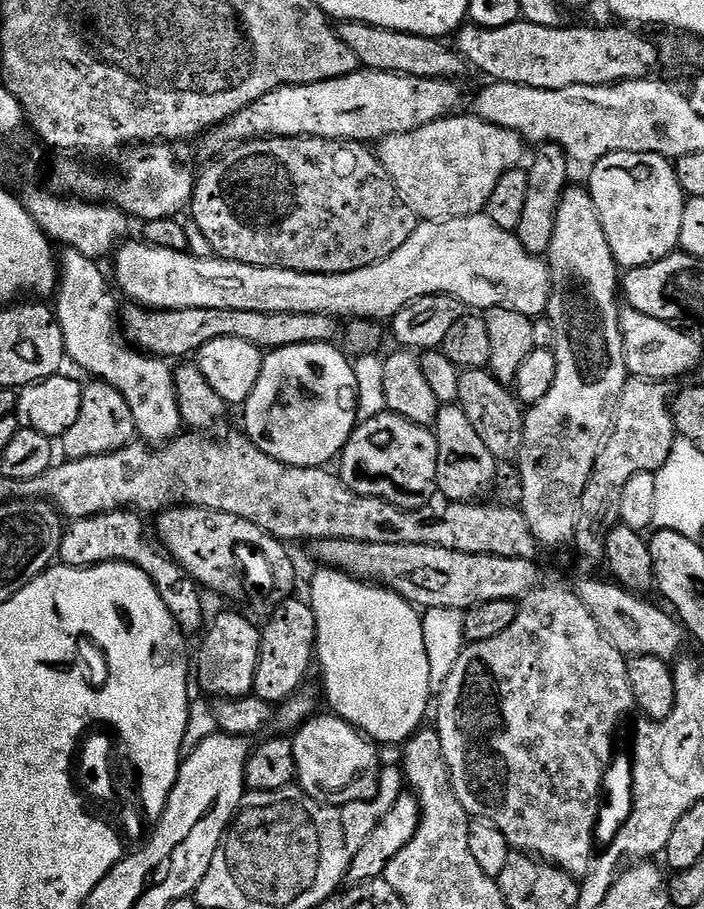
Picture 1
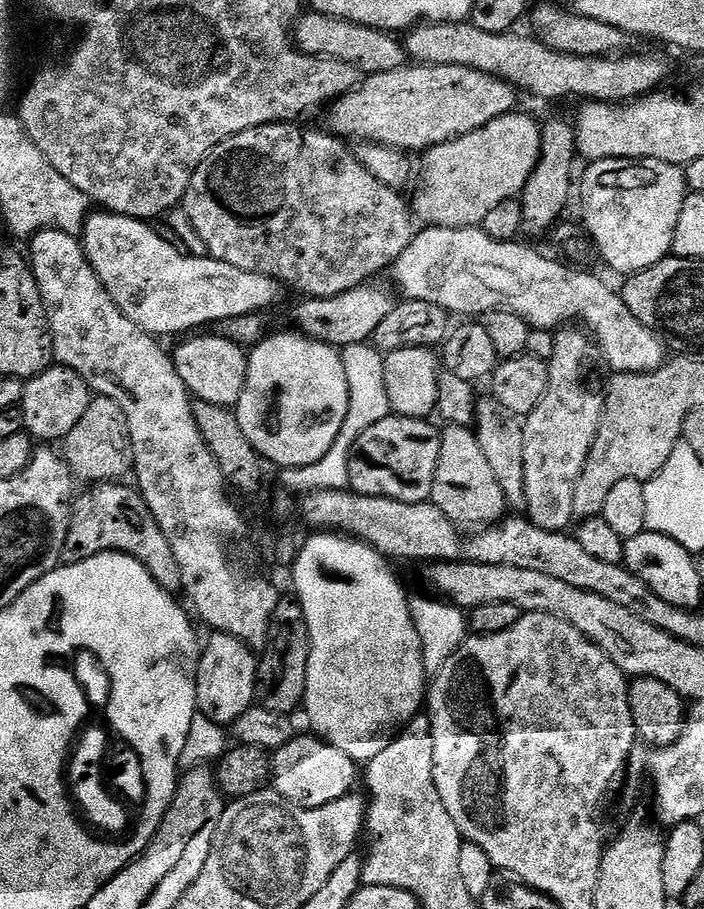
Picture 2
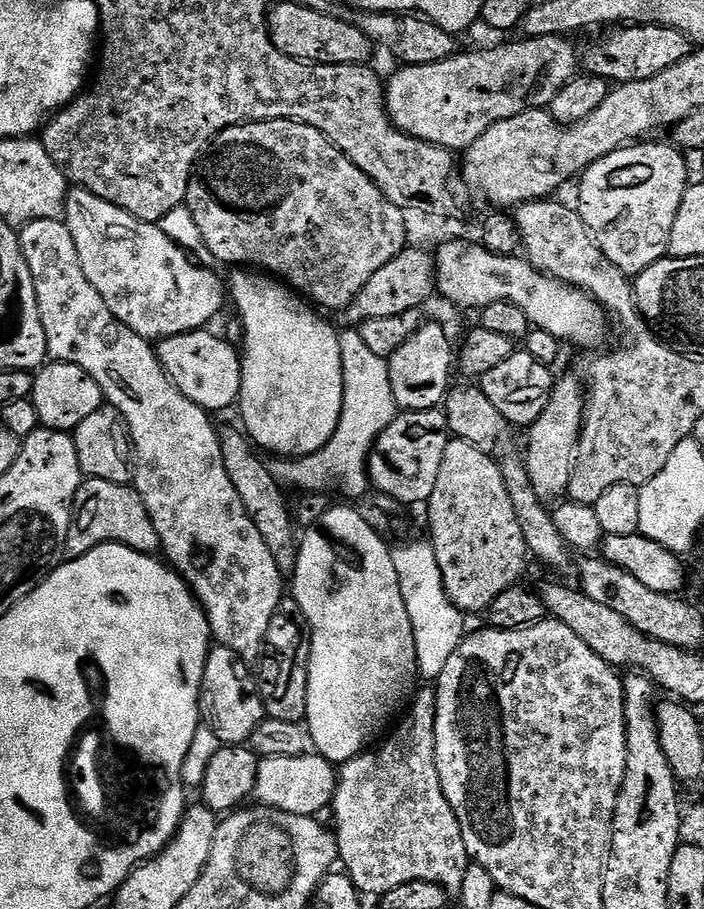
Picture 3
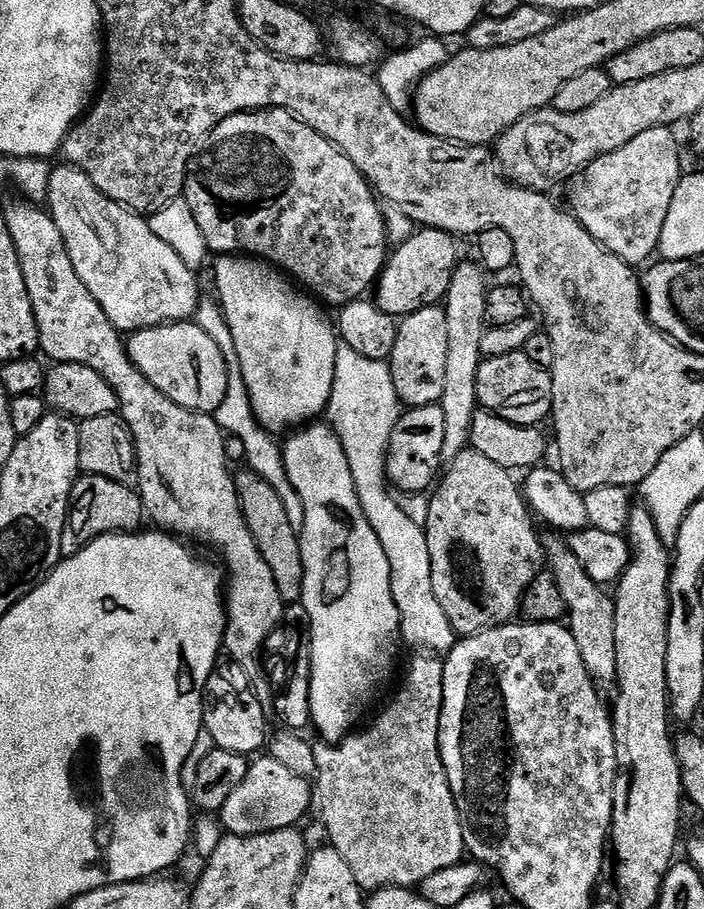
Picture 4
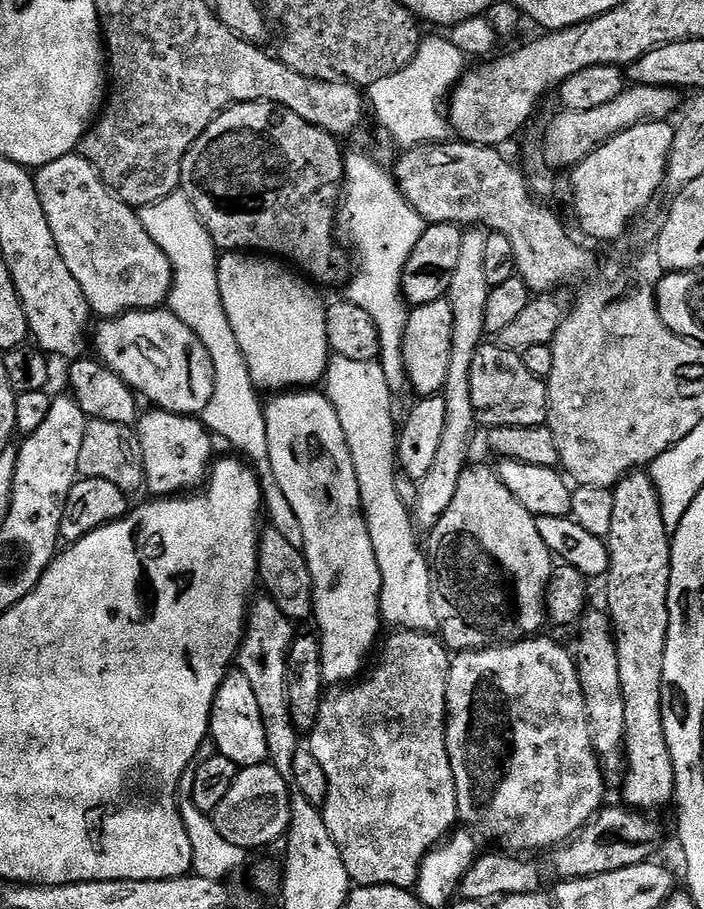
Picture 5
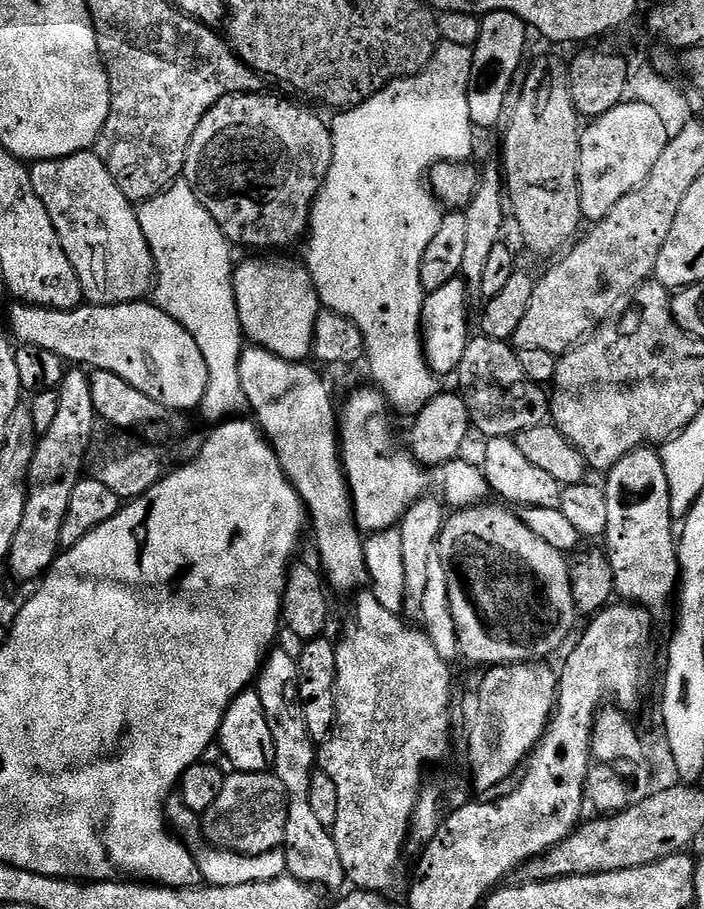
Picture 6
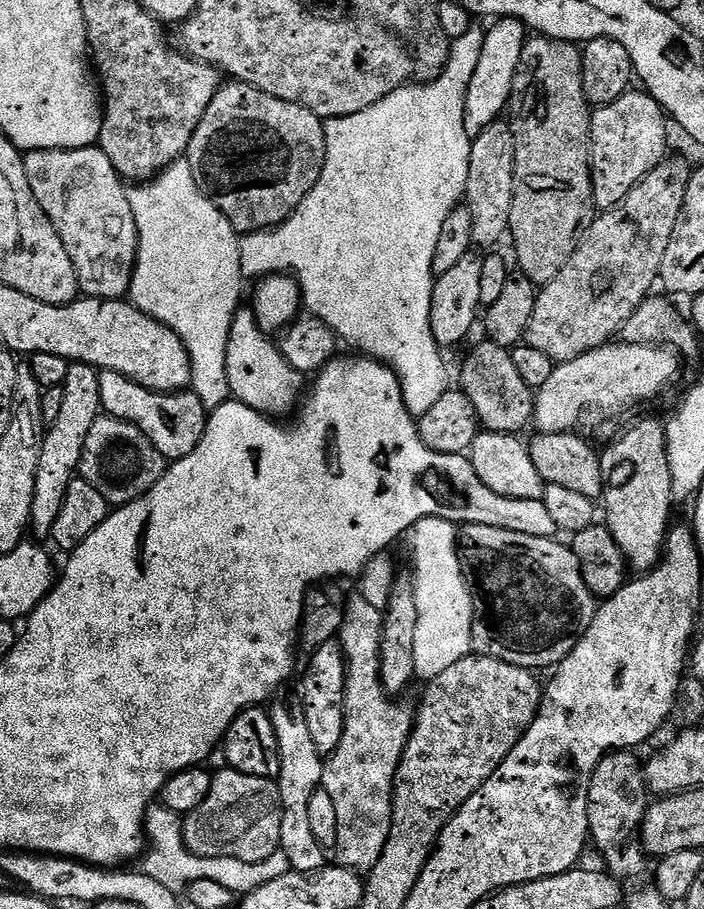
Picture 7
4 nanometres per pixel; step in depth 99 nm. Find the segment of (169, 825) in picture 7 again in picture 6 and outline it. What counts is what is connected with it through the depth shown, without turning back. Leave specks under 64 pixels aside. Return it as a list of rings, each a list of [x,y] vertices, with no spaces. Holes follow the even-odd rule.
[[[179,794],[168,797],[164,806],[164,815],[171,831],[187,846],[188,853],[194,858],[201,877],[208,884],[214,886],[246,886],[250,882],[273,880],[285,875],[288,871],[288,863],[283,847],[270,850],[266,854],[243,856],[241,852],[228,852],[225,848],[218,848],[209,844],[204,839],[201,817],[194,810],[190,810],[190,806],[186,806],[186,802],[182,802]]]

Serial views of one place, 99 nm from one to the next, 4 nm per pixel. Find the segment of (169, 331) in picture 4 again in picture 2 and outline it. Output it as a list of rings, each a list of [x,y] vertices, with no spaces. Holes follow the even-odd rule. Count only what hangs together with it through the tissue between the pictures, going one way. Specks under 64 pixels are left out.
[[[204,334],[193,335],[188,338],[193,340],[178,345],[176,352],[174,348],[178,378],[182,378],[182,382],[196,400],[217,404],[223,408],[232,408],[240,400],[242,390],[246,386],[248,352],[233,340],[226,339],[223,334],[200,335]]]

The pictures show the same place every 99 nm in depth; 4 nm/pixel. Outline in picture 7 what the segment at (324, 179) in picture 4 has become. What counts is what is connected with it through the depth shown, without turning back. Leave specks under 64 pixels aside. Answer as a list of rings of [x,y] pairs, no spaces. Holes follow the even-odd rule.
[[[224,82],[198,122],[186,153],[198,186],[212,199],[237,234],[276,228],[310,194],[326,162],[325,121],[301,104],[282,102],[249,84]]]

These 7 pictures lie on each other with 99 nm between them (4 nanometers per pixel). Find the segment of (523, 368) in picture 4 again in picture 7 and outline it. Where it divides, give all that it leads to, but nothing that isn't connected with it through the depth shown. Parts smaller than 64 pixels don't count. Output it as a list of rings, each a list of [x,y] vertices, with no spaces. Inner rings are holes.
[[[481,339],[481,344],[464,360],[458,372],[458,388],[470,398],[479,427],[485,432],[523,433],[527,424],[533,423],[536,414],[534,389],[526,386],[525,380],[514,366],[509,349],[498,346],[493,340]]]

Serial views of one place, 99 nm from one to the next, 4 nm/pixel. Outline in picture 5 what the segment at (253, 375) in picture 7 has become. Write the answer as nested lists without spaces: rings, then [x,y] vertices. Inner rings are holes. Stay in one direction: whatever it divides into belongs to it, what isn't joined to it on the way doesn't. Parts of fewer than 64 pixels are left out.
[[[290,390],[285,394],[273,396],[276,397],[269,404],[267,401],[262,412],[264,440],[268,443],[268,464],[272,467],[272,476],[276,479],[281,494],[284,495],[283,501],[294,510],[295,517],[303,529],[303,553],[312,579],[312,610],[322,646],[322,674],[325,685],[344,686],[355,681],[365,671],[381,639],[382,570],[378,570],[378,558],[360,501],[358,474],[355,473],[354,459],[351,458],[350,446],[346,442],[338,411],[320,390]]]

